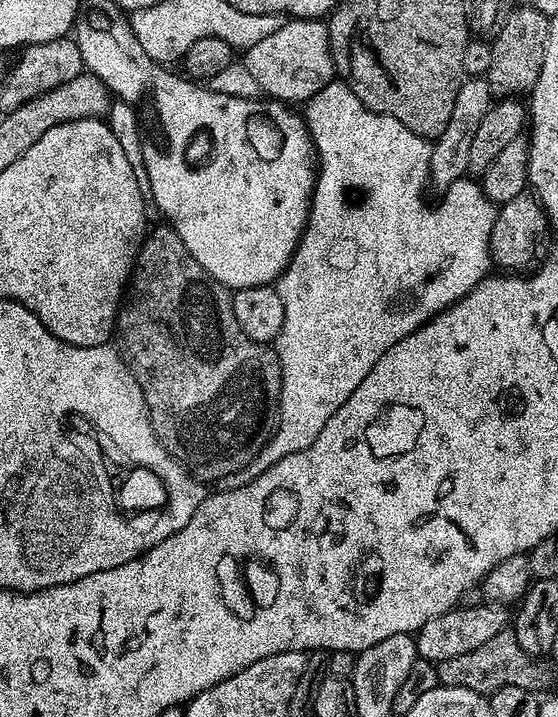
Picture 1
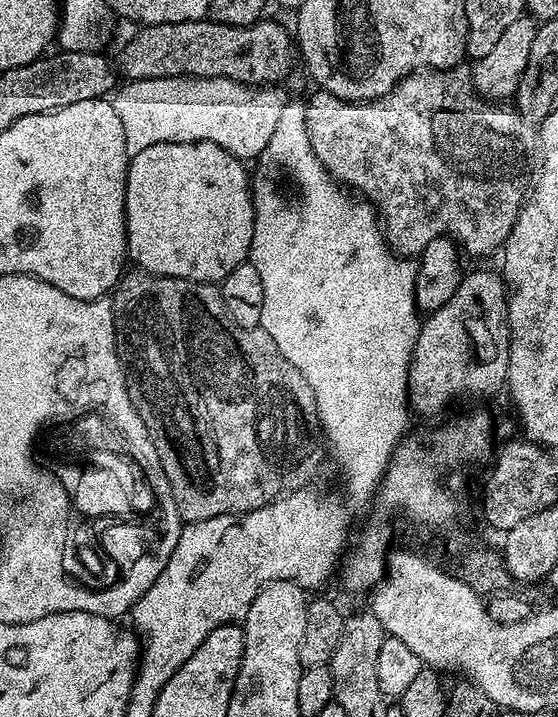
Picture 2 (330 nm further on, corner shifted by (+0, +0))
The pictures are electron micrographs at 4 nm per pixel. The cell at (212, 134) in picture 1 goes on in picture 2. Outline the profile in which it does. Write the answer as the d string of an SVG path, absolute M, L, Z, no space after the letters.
M210 141L164 142L149 146L137 156L131 157L128 162L128 181L126 182L126 234L128 235L128 260L137 269L146 270L155 276L169 276L187 280L195 278L203 284L219 285L223 277L227 276L230 268L236 267L238 262L249 259L254 238L254 218L256 208L252 205L250 183L245 161L228 153L222 146Z

